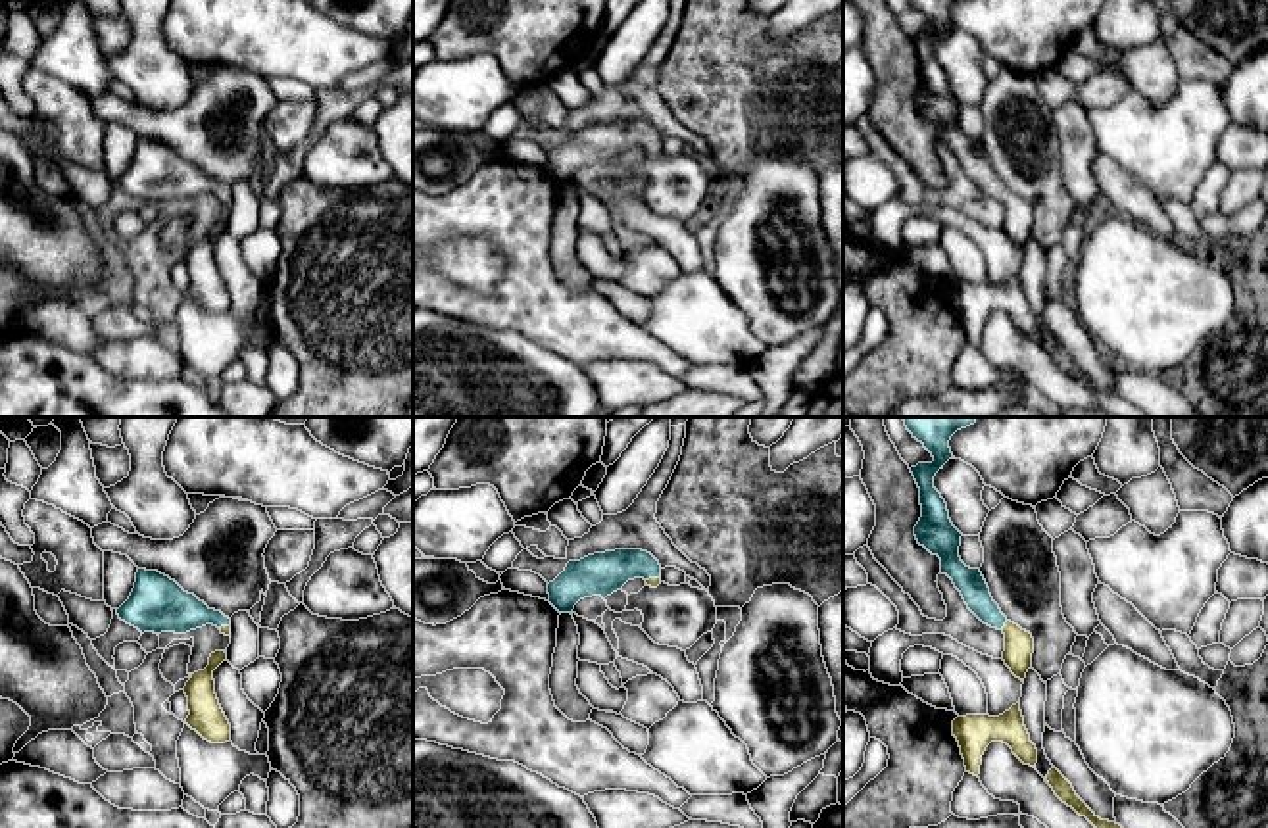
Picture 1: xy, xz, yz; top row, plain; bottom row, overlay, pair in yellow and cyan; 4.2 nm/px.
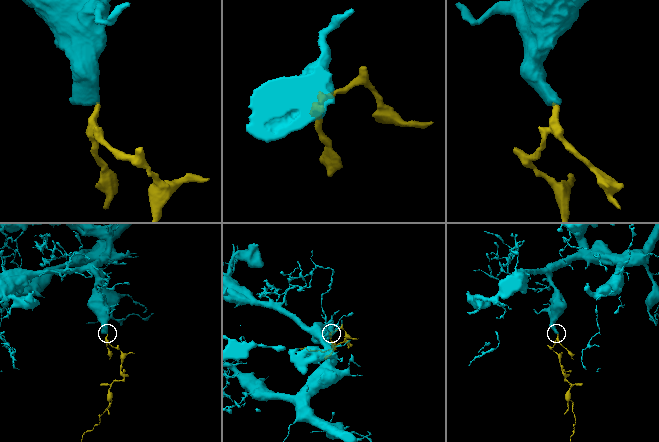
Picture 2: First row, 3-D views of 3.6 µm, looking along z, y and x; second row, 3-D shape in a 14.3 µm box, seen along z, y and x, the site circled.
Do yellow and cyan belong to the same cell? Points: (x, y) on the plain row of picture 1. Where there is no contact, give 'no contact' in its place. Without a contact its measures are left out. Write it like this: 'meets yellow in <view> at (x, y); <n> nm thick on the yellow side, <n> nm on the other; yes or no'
meets yellow in yz at (1005, 194); 130 nm thick on the yellow side, 120 nm on the other; yes

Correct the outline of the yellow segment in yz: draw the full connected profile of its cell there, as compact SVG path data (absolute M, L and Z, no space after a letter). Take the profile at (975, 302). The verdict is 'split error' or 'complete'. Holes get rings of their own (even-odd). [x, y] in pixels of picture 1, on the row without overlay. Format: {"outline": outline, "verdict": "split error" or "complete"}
{"outline": "M1020 273L999 286L966 284L953 290L953 305L959 311L966 342L978 346L982 325L991 311L1007 313L1012 323L1030 336L1037 332L1037 319L1024 296Z", "verdict": "complete"}

